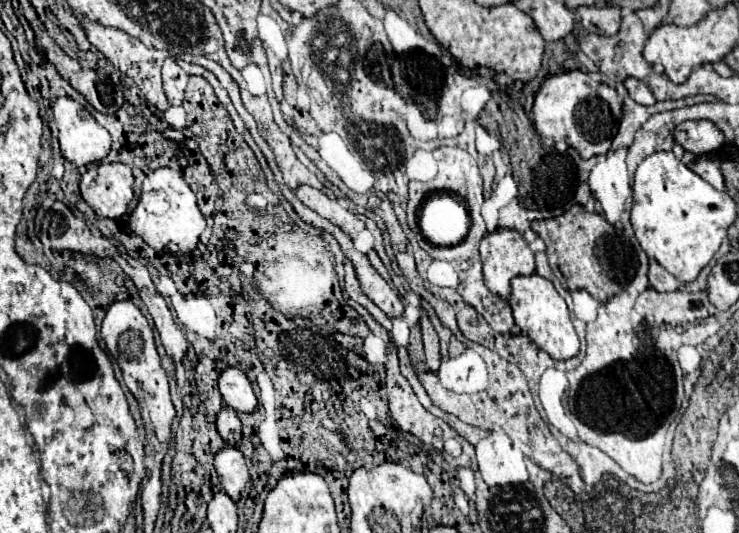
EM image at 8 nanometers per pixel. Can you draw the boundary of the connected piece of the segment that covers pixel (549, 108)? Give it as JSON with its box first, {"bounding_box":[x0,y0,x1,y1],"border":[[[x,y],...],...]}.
{"bounding_box":[534,71,622,159],"border":[[[566,71],[548,77],[534,97],[534,129],[540,137],[566,141],[584,159],[608,153],[622,117],[622,97],[616,89],[594,81],[582,71]]]}

